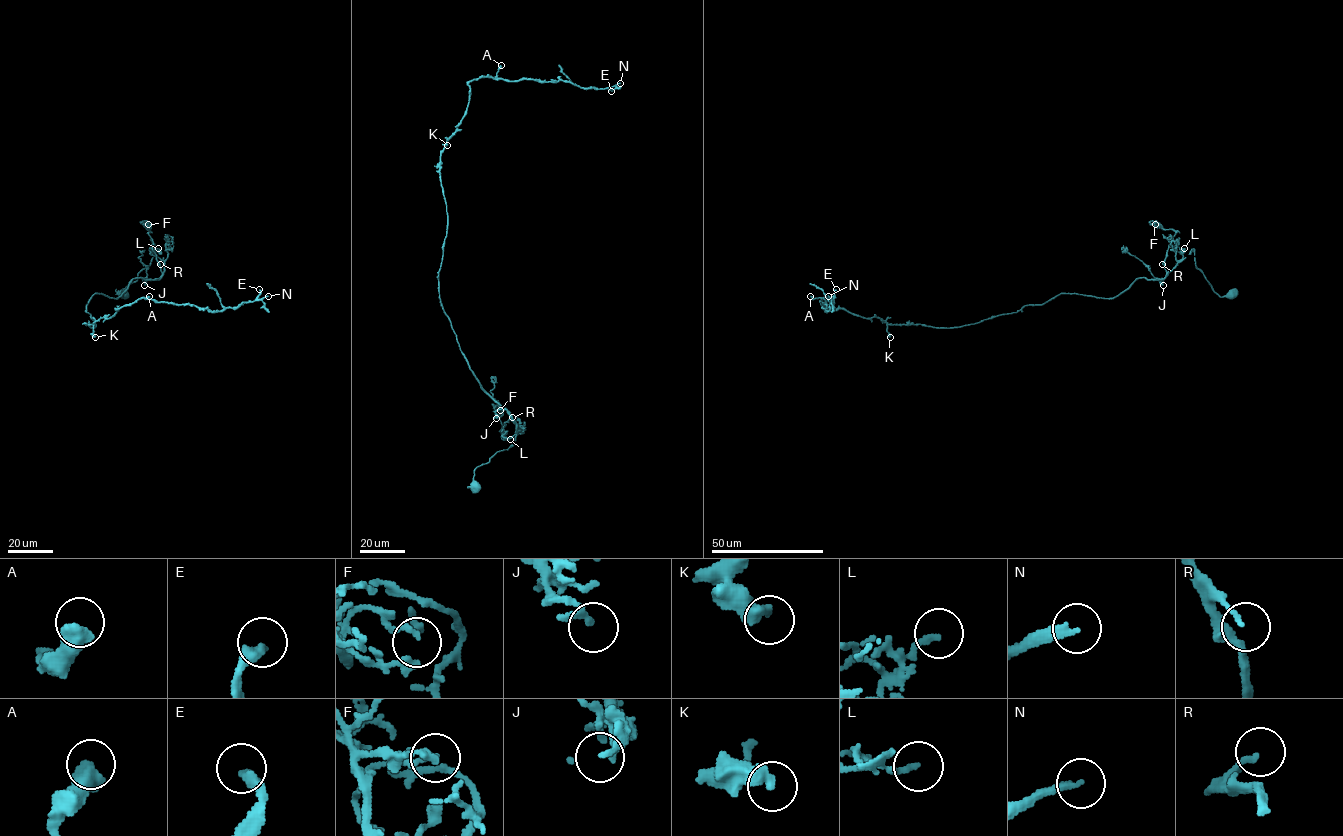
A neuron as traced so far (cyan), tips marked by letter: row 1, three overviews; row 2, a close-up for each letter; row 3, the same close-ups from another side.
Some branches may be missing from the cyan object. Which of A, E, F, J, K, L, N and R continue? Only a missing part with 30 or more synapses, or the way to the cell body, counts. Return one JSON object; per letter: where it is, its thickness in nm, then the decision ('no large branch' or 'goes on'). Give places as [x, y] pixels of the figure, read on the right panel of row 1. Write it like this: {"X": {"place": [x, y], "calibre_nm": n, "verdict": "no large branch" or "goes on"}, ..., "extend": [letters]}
{"A": {"place": [810, 296], "calibre_nm": 550, "verdict": "no large branch"}, "E": {"place": [836, 289], "calibre_nm": 360, "verdict": "goes on"}, "F": {"place": [1155, 224], "calibre_nm": 150, "verdict": "no large branch"}, "J": {"place": [1163, 285], "calibre_nm": 140, "verdict": "no large branch"}, "K": {"place": [890, 337], "calibre_nm": 440, "verdict": "no large branch"}, "L": {"place": [1184, 248], "calibre_nm": 170, "verdict": "no large branch"}, "N": {"place": [828, 296], "calibre_nm": 240, "verdict": "goes on"}, "R": {"place": [1162, 264], "calibre_nm": 150, "verdict": "no large branch"}, "extend": ["E", "N"]}

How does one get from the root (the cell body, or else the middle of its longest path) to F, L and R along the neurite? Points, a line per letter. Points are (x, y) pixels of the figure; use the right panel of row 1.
F: (1232, 295), (1220, 297), (1214, 291), (1196, 267), (1193, 251), (1167, 272), (1166, 254), (1176, 232), (1155, 224)
L: (1232, 295), (1220, 297), (1214, 291), (1196, 267), (1193, 251), (1179, 261), (1184, 248)
R: (1232, 295), (1220, 297), (1214, 291), (1196, 267), (1193, 251), (1167, 272), (1165, 264), (1162, 264)

